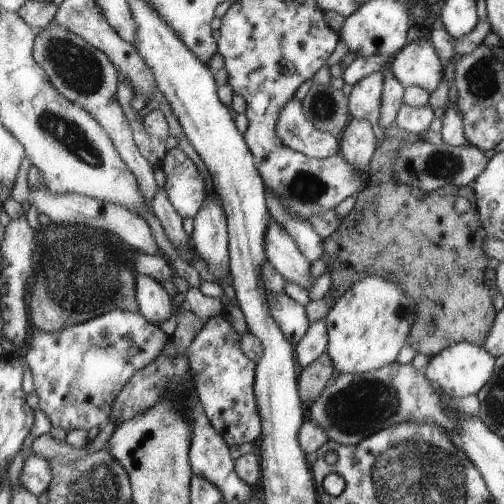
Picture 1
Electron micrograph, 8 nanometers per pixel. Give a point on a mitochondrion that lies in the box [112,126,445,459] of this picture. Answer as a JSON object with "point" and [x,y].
{"point":[364,404]}

